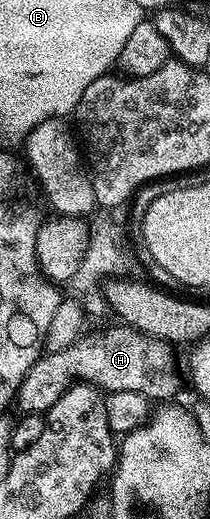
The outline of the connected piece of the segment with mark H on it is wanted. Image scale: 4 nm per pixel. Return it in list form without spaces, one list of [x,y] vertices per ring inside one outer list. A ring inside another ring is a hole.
[[[119,325],[108,335],[80,337],[63,352],[48,352],[29,369],[21,381],[17,407],[28,415],[43,415],[65,393],[72,383],[90,383],[104,393],[136,391],[152,401],[171,401],[179,391],[179,371],[175,368],[175,351],[172,344],[152,335]]]

